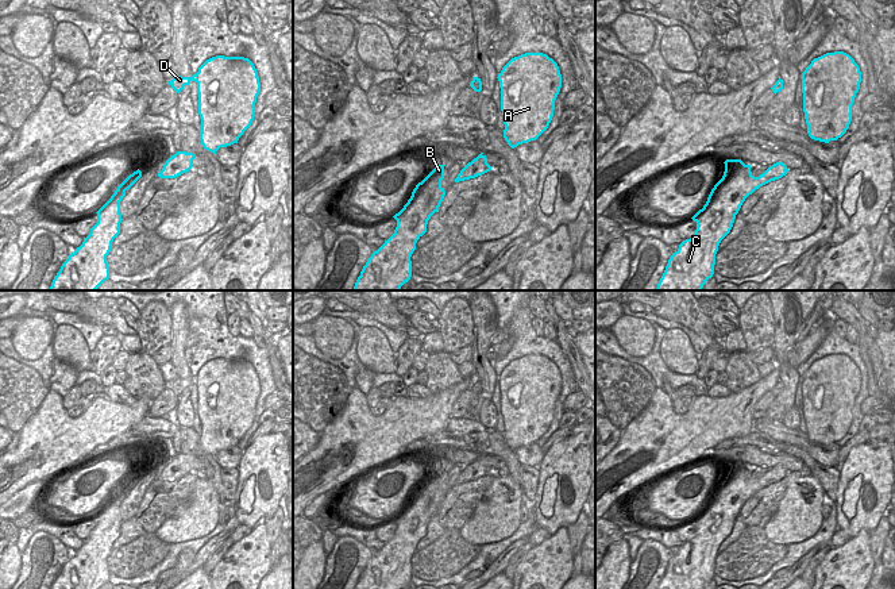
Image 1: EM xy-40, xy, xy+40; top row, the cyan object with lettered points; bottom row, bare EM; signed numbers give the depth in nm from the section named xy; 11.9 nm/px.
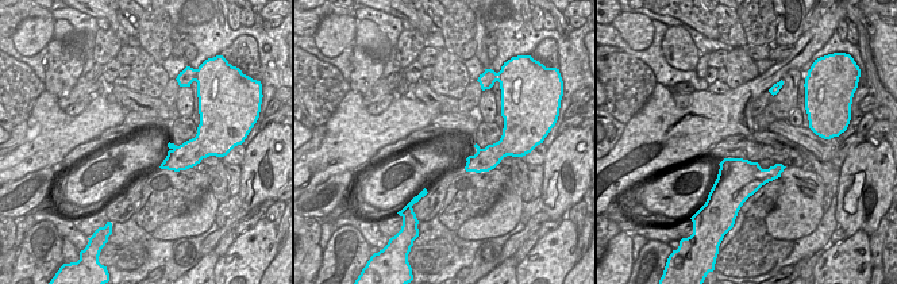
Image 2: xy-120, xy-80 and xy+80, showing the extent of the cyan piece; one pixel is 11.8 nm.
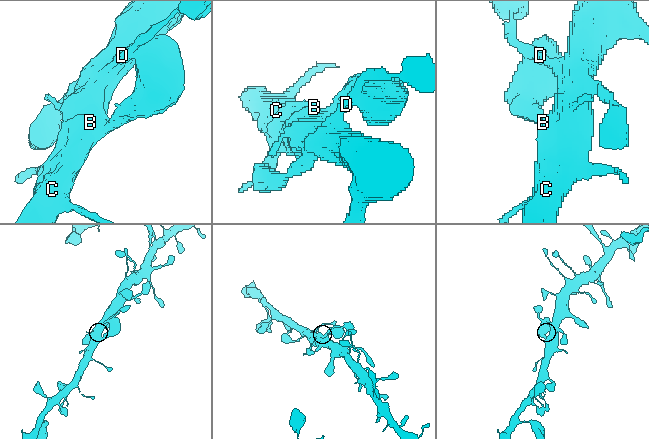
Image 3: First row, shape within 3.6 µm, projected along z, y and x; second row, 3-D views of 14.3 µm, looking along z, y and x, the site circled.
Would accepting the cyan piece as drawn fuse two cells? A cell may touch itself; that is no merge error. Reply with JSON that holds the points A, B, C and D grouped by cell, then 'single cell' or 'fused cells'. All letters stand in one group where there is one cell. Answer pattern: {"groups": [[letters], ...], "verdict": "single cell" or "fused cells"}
{"groups": [["A", "B", "C", "D"]], "verdict": "single cell"}

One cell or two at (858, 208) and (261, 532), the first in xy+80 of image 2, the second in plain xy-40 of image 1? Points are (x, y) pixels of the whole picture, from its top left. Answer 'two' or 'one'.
two

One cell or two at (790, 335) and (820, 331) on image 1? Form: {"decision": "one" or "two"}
{"decision": "two"}

